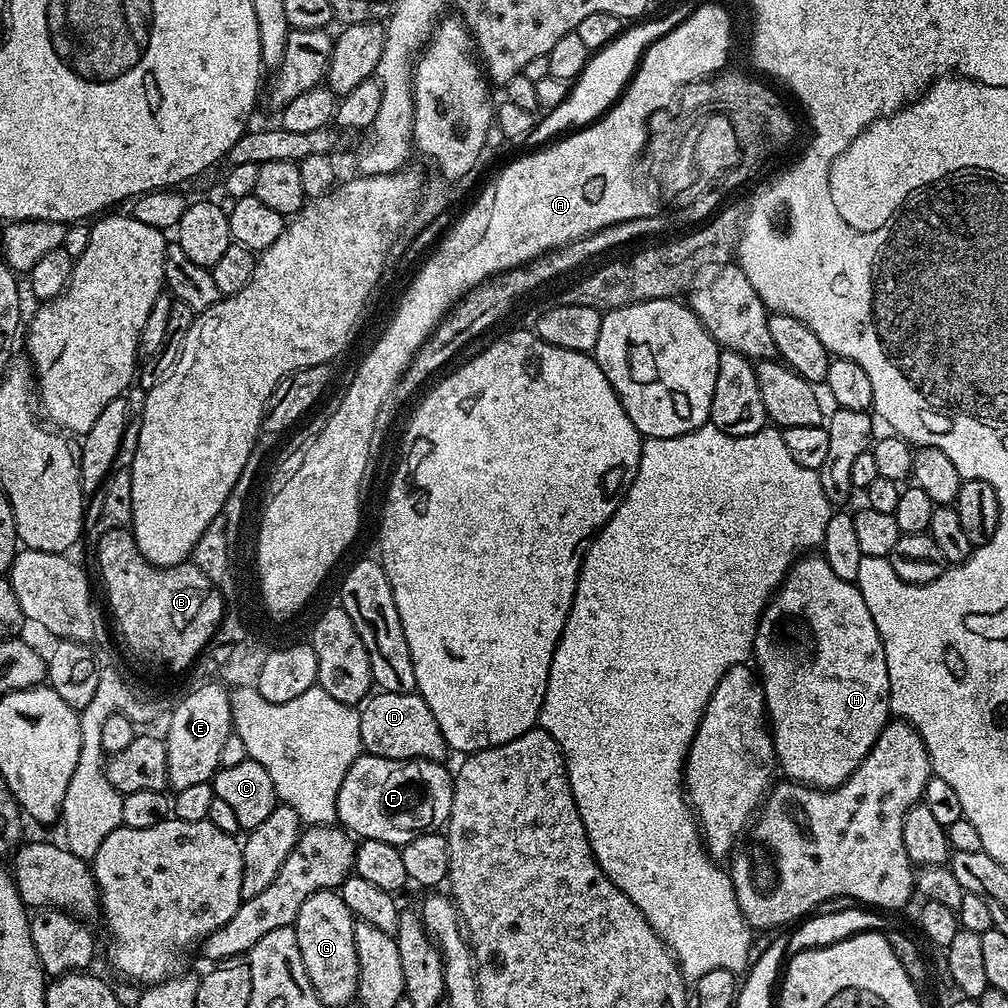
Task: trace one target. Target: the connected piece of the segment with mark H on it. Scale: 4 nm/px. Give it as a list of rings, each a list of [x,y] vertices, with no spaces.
[[[804,554],[797,559],[796,563],[788,569],[788,575],[780,583],[775,596],[772,597],[769,605],[764,610],[764,615],[760,617],[760,624],[756,627],[756,642],[754,645],[754,660],[760,663],[758,667],[758,679],[764,686],[764,705],[768,707],[768,718],[772,729],[772,745],[776,747],[776,758],[779,767],[784,768],[784,772],[789,781],[798,784],[807,784],[814,788],[836,788],[870,754],[878,734],[890,722],[890,674],[886,670],[886,654],[882,646],[882,638],[878,634],[878,626],[874,626],[874,618],[870,618],[870,609],[862,598],[859,588],[850,580],[838,578],[834,570],[830,570],[830,562],[826,562],[823,555],[808,556]]]

